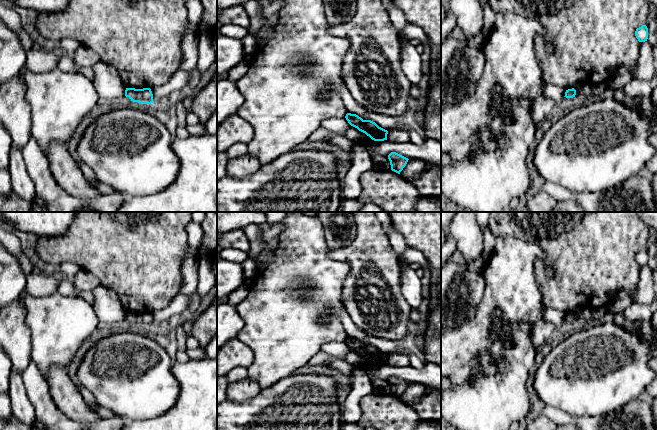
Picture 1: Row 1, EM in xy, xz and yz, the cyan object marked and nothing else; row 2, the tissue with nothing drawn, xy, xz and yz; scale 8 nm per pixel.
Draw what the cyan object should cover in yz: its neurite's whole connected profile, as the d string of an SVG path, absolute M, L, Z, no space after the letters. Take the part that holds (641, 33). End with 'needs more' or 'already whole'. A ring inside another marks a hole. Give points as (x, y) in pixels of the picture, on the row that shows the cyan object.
M642 25L635 31L635 36L639 42L645 42L648 39L648 28L646 25Z; already whole

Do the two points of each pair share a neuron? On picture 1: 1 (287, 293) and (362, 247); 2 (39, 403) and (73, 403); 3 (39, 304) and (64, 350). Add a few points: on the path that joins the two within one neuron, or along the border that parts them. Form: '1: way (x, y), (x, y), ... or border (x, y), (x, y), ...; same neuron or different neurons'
1: border (329, 250), (331, 258), (349, 267), (343, 284); different neurons
2: border (46, 381), (53, 402), (71, 419); different neurons
3: way (46, 315), (57, 326), (57, 339); same neuron

